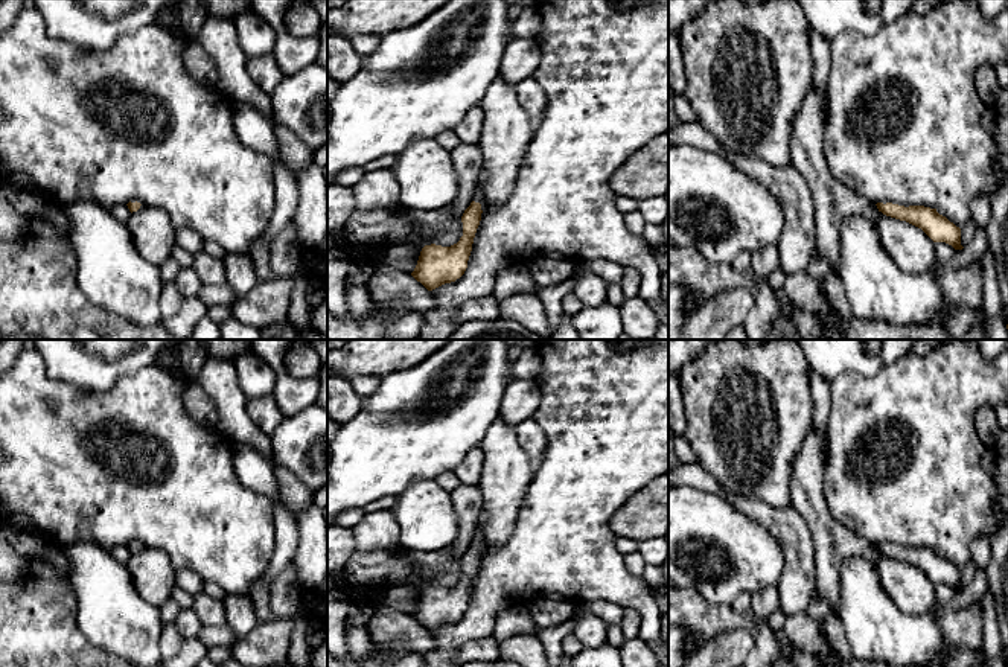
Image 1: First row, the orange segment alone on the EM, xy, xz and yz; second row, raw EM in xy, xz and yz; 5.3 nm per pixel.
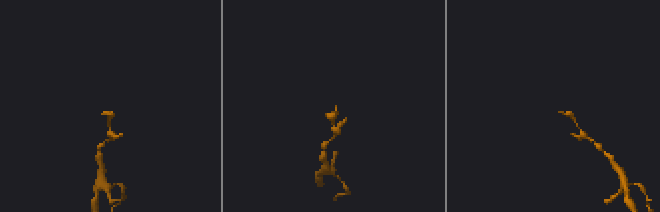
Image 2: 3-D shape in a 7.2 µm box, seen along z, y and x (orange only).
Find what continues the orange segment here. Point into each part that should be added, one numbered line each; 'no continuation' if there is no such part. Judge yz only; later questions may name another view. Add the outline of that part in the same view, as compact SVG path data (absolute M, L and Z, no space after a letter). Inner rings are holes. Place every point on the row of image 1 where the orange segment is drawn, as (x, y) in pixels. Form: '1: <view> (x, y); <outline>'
no continuation

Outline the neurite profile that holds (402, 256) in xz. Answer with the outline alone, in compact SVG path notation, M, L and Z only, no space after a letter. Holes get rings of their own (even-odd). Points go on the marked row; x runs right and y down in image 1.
M452 206L440 210L413 210L407 215L417 227L437 230L434 236L419 236L413 242L396 244L359 244L350 254L350 260L367 265L375 271L384 266L411 274L417 265L420 251L425 245L451 247L463 236L463 222Z

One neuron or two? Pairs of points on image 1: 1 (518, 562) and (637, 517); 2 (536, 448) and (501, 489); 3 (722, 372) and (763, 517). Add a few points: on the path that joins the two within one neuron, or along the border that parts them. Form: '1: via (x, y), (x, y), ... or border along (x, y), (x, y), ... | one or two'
1: border along (631, 497), (609, 523), (609, 529), (615, 536) | two
2: border along (513, 427), (519, 446), (535, 462) | two
3: border along (724, 491), (756, 497), (771, 506), (791, 507) | two

